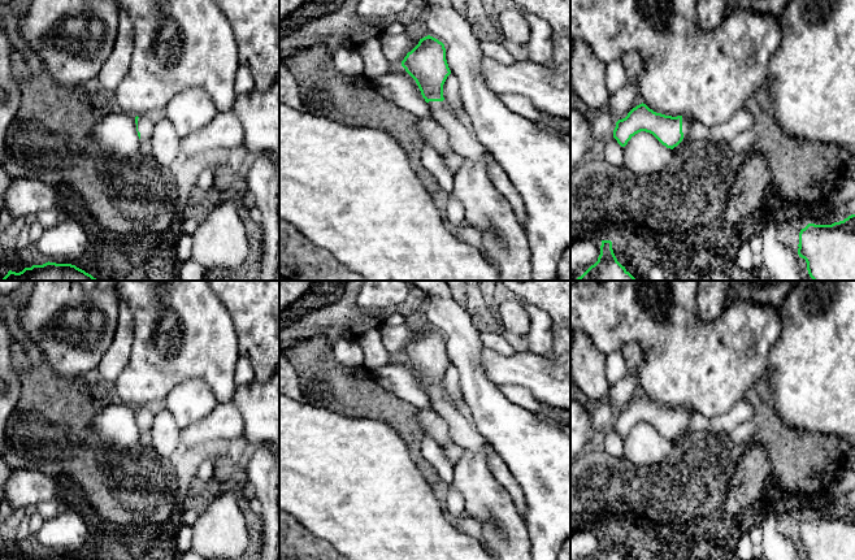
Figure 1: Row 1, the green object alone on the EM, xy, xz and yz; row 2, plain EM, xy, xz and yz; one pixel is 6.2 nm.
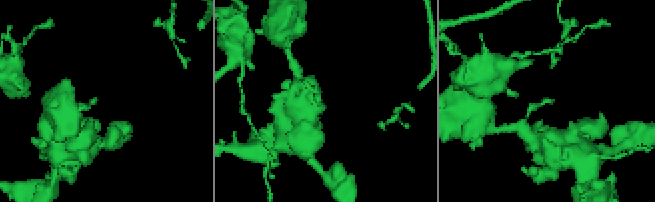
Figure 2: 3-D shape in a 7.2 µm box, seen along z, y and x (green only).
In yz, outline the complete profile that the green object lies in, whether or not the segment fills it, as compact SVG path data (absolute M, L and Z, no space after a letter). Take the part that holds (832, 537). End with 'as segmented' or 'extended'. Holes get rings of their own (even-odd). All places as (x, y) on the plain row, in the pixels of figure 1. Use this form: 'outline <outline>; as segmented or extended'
outline M855 505L832 516L808 515L799 524L798 538L807 560L855 560Z; as segmented

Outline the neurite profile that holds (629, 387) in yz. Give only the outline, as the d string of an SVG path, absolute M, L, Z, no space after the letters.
M632 340L622 344L620 352L626 364L626 374L617 383L611 386L608 392L608 400L617 412L625 409L633 399L642 395L642 347Z

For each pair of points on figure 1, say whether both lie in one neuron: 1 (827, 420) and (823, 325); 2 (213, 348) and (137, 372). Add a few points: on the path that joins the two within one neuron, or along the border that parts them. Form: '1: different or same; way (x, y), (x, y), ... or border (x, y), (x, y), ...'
1: same; way (827, 396), (827, 348)
2: same; way (194, 348), (189, 348), (169, 364), (156, 367)

